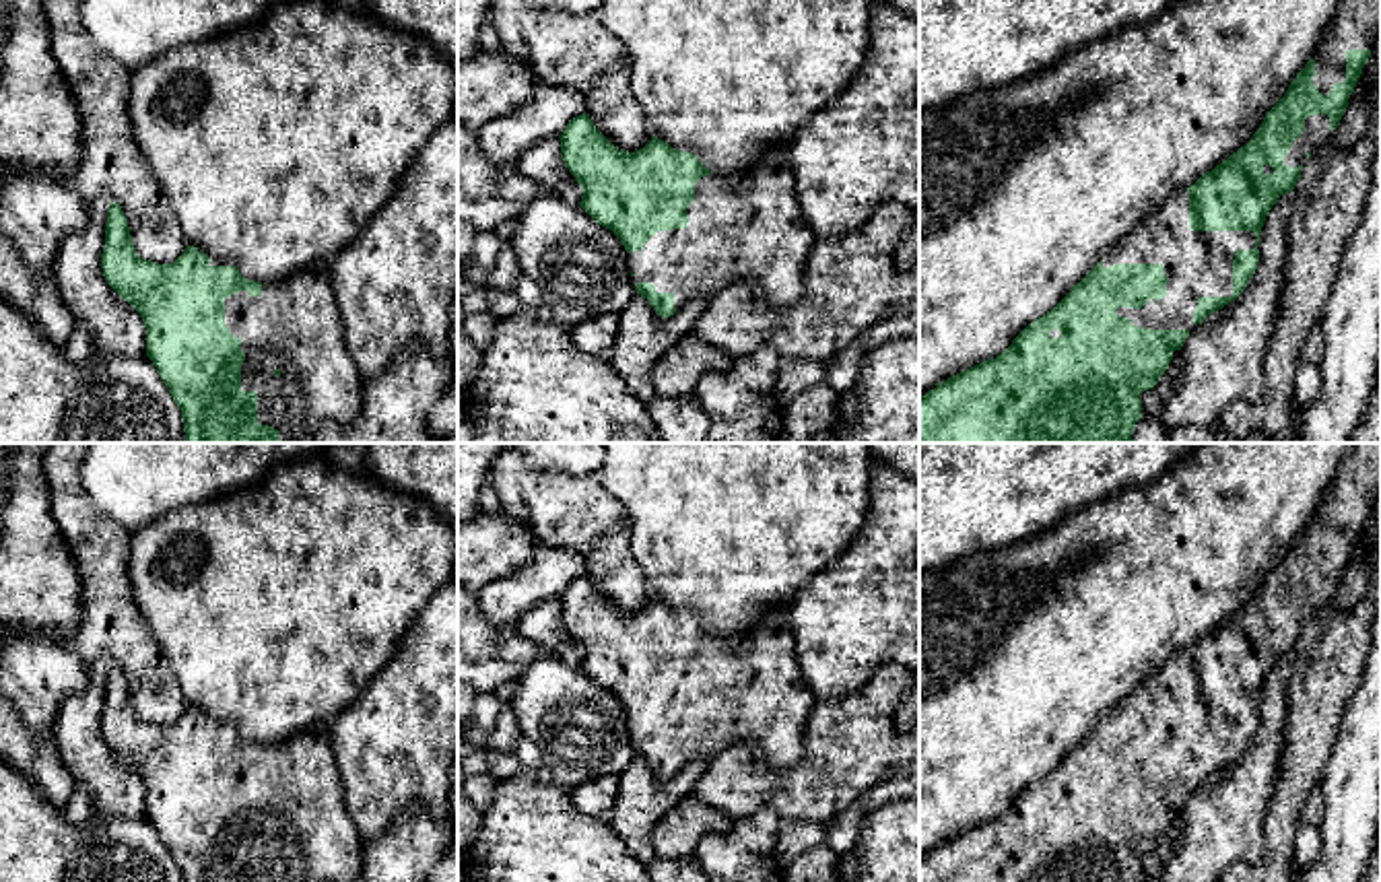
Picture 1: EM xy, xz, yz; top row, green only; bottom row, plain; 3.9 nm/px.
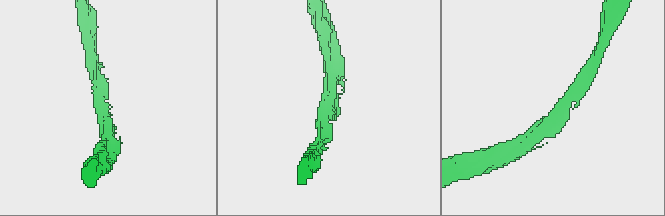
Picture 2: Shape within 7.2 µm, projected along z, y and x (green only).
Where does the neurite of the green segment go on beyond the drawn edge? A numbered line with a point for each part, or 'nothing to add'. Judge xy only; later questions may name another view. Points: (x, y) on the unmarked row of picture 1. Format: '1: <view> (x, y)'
1: xy (293, 788)

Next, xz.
1: xz (751, 689)

